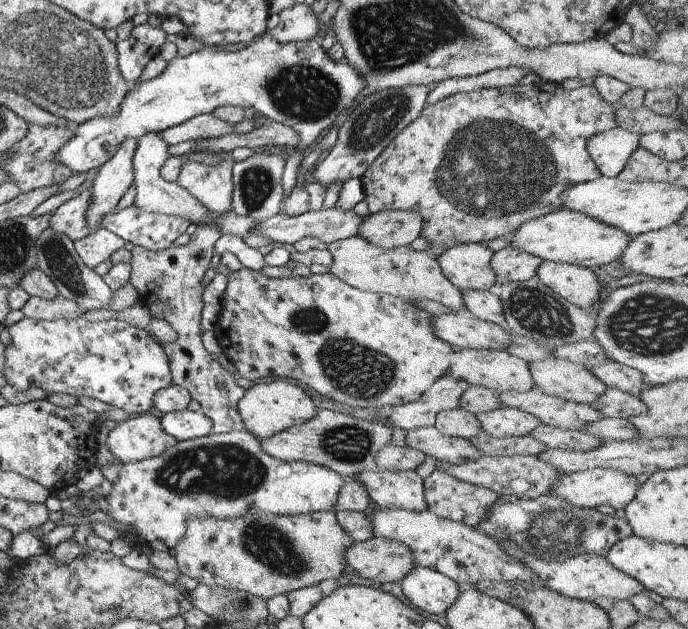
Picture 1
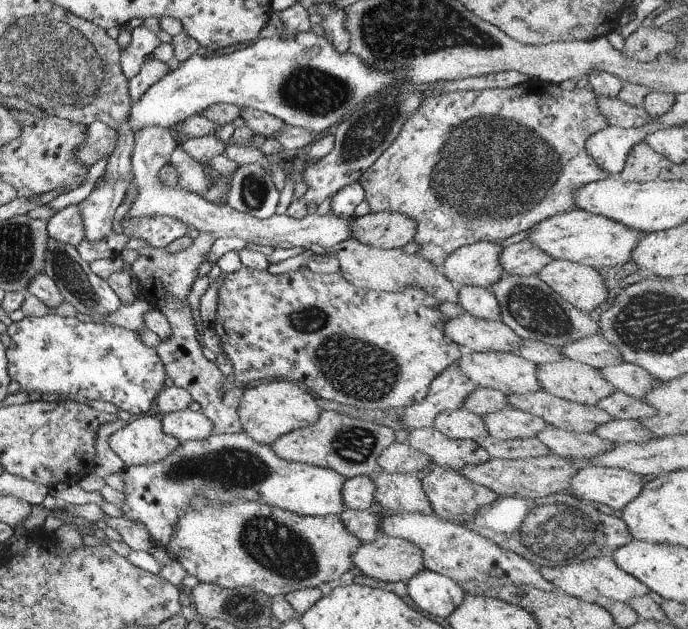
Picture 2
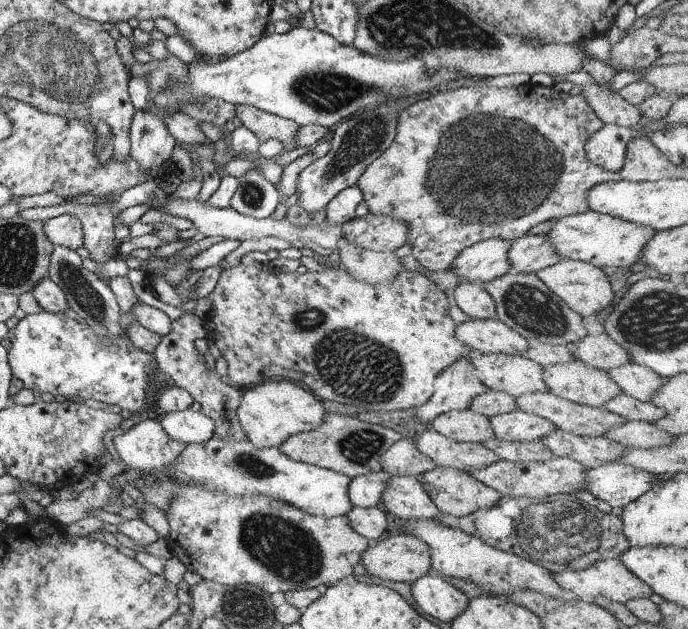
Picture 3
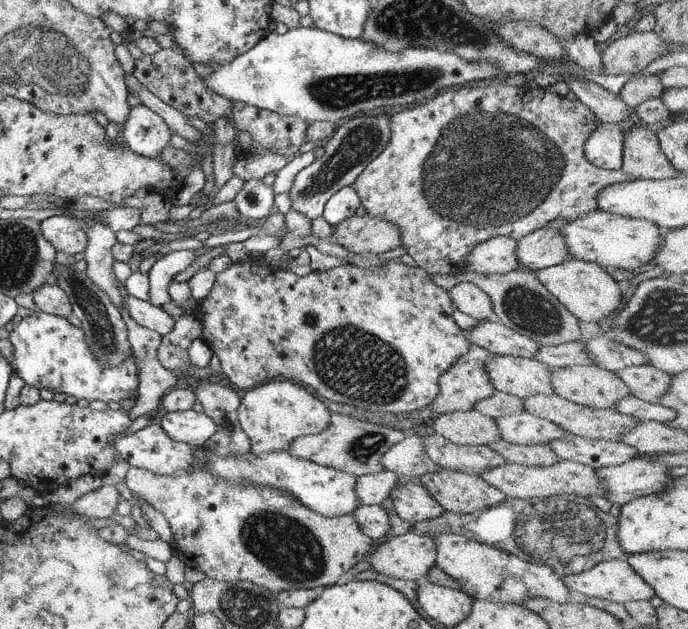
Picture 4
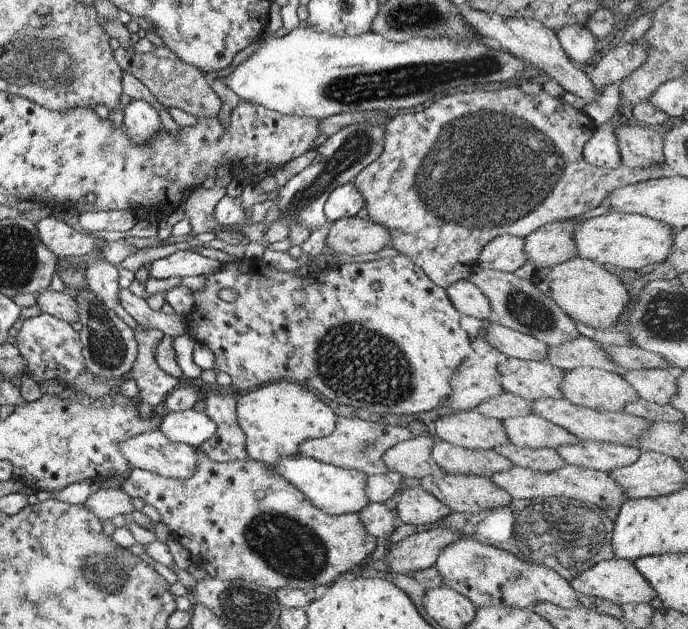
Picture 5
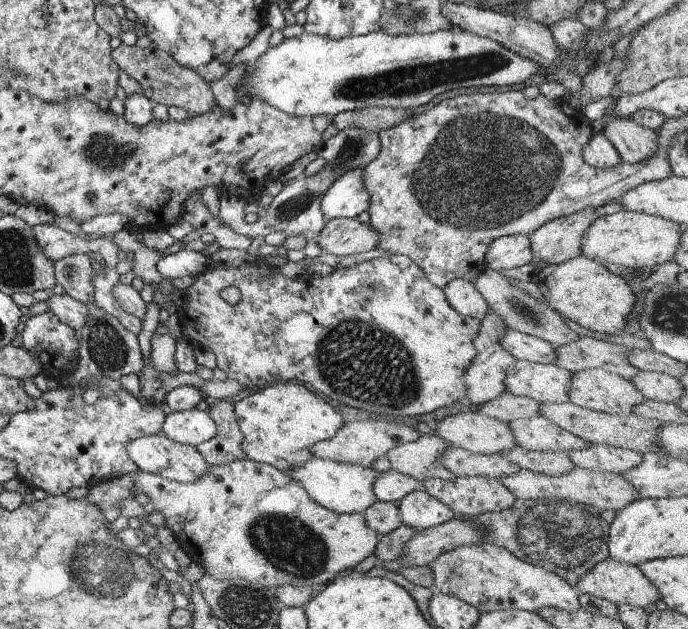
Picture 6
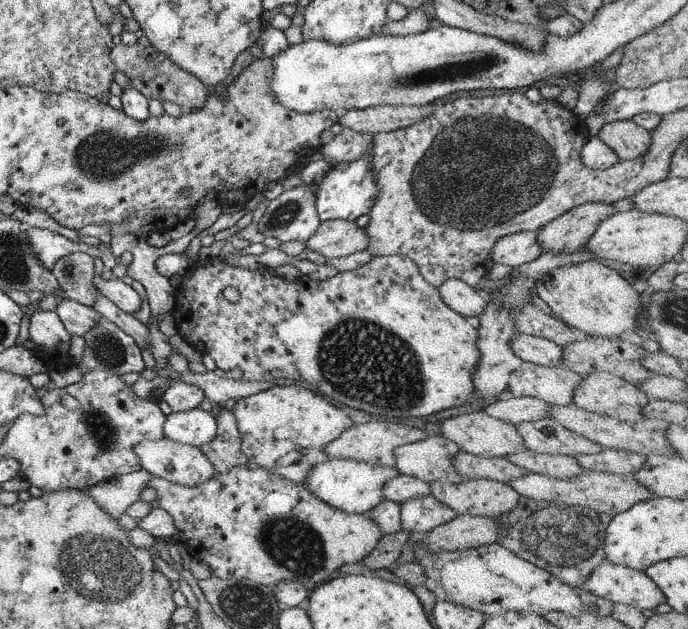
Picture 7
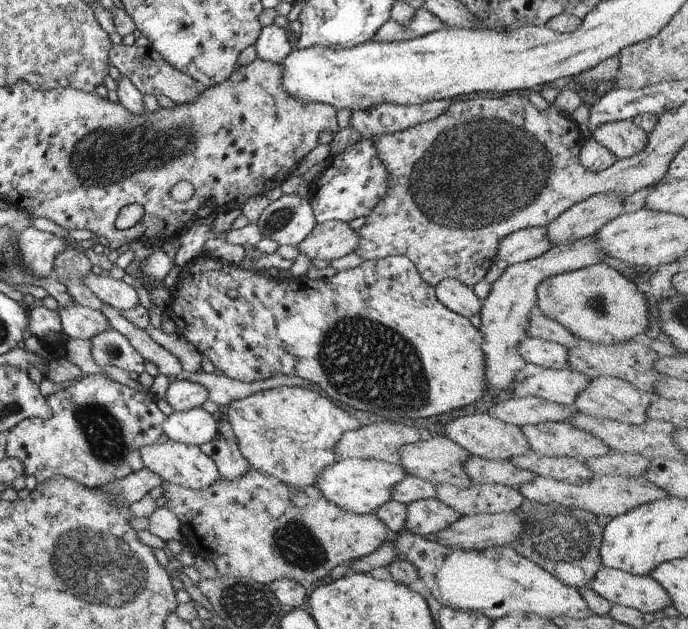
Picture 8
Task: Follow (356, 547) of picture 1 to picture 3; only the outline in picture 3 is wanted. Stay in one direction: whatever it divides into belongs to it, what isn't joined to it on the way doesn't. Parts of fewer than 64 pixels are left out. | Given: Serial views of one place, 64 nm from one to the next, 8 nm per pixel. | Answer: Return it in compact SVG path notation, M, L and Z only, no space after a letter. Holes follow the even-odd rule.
M387 533L377 542L370 544L362 553L361 561L368 573L379 576L382 579L398 582L413 583L420 577L433 572L431 566L431 550L428 543L425 543L417 536L407 535L406 533Z

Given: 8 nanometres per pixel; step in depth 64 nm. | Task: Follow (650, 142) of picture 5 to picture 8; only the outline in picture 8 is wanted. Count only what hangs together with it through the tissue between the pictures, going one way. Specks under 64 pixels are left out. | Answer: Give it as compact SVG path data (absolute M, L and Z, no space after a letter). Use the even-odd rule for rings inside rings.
M633 119L601 124L592 133L596 142L616 155L618 160L638 154L646 146L648 135Z

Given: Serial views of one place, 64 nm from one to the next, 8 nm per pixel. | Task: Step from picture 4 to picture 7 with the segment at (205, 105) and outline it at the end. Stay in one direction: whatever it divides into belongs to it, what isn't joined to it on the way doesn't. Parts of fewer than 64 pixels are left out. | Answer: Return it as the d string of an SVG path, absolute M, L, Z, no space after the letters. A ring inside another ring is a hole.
M120 43L110 51L110 58L117 70L124 72L132 80L132 86L136 87L147 99L153 98L160 102L170 100L180 106L182 113L201 107L206 102L207 94L210 93L210 89L206 90L205 84L202 84L198 78L182 70L152 45L143 47L138 43L133 46Z

